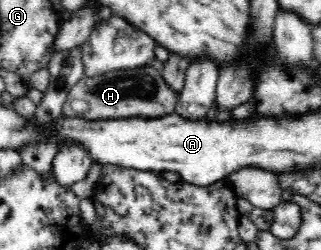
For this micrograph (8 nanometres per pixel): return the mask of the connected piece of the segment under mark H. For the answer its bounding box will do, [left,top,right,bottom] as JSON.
[62,63,180,121]

